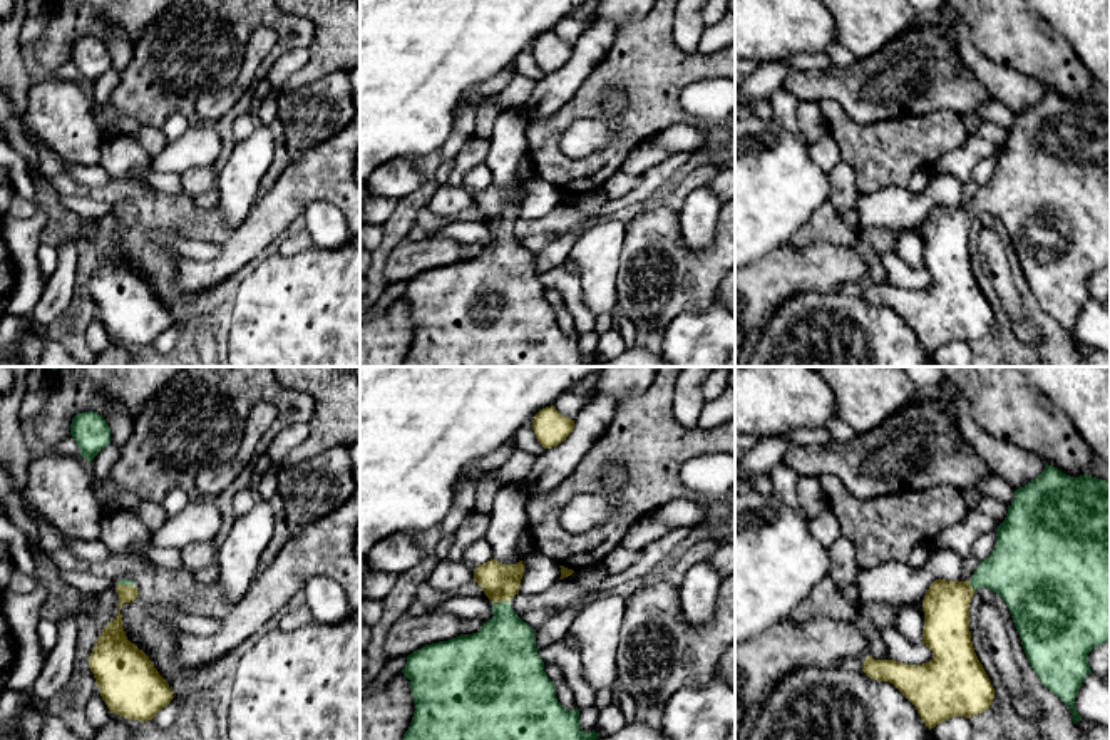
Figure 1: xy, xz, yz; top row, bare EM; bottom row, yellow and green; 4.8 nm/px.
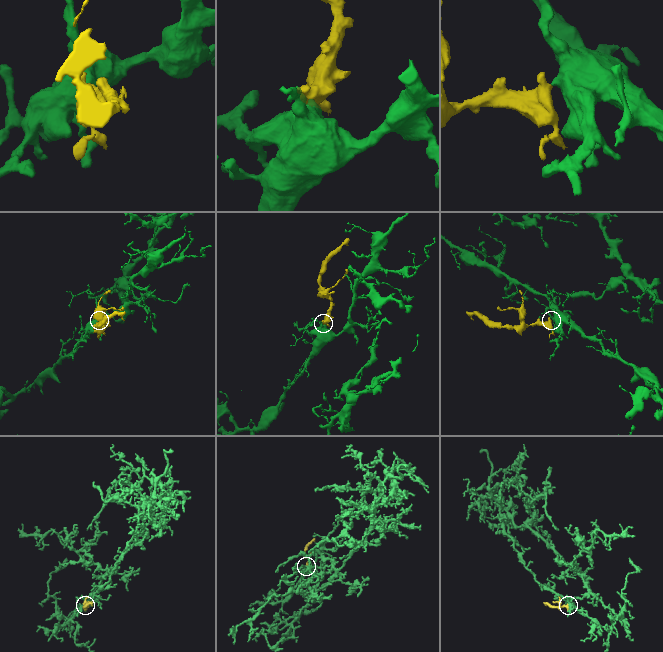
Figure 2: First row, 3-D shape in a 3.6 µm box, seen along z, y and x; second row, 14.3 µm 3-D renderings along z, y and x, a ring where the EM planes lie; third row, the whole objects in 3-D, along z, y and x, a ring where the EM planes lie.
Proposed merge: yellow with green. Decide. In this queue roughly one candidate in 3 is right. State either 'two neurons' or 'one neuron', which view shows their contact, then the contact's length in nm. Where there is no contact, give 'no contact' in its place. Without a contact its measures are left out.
one neuron; meets yellow in xz; contact 80 nm long

